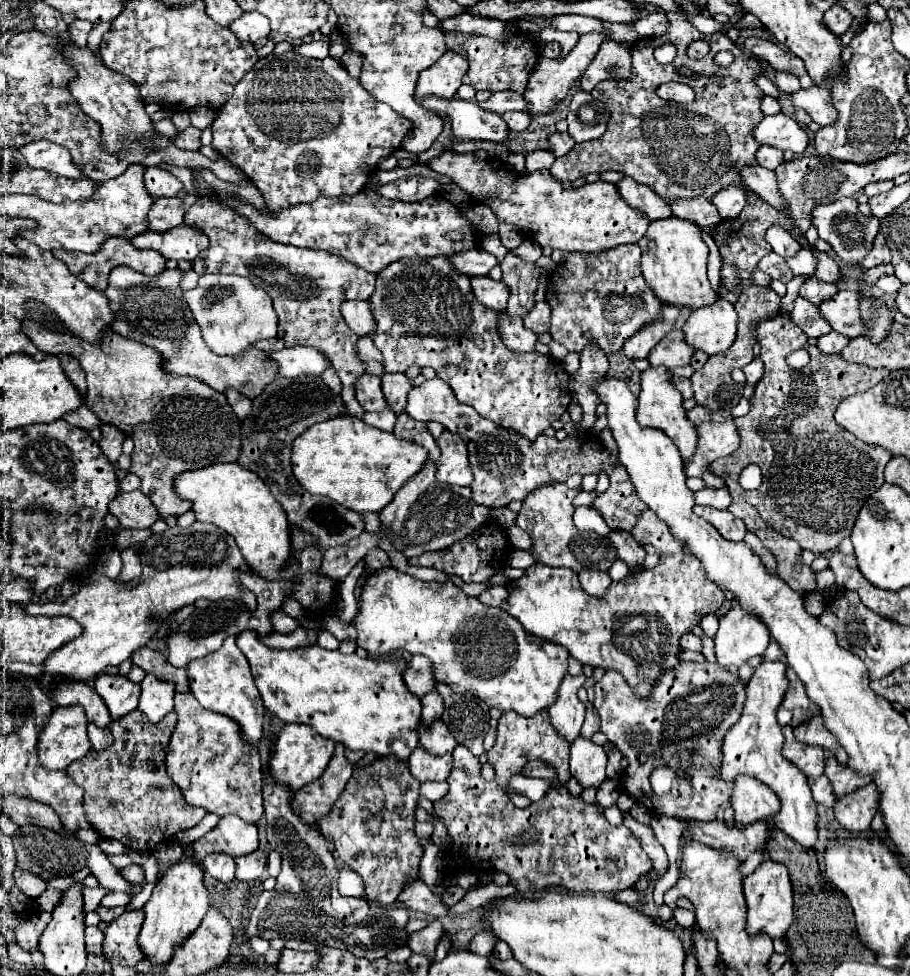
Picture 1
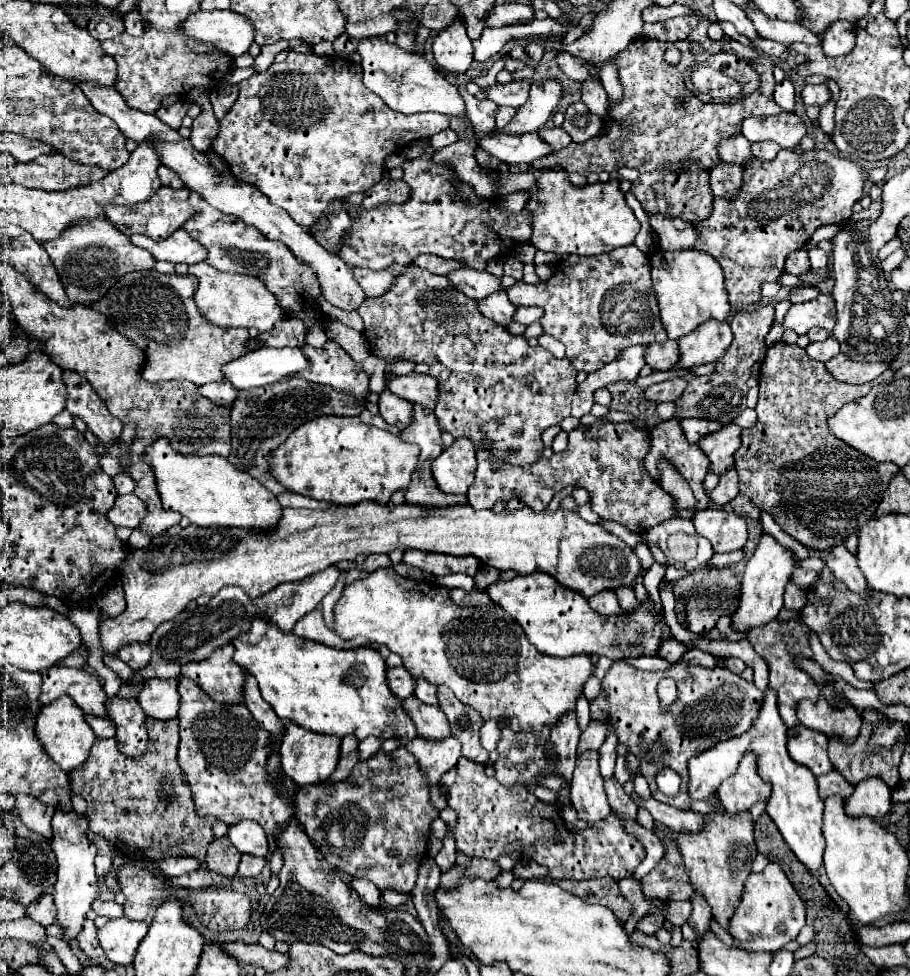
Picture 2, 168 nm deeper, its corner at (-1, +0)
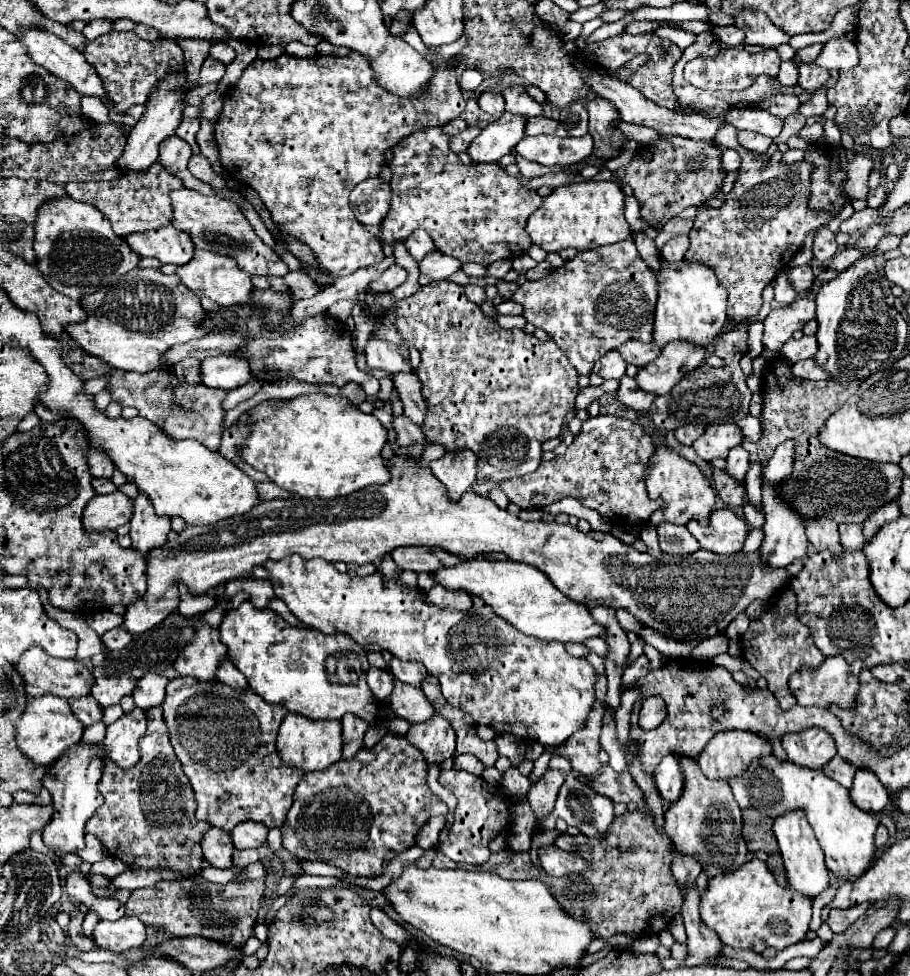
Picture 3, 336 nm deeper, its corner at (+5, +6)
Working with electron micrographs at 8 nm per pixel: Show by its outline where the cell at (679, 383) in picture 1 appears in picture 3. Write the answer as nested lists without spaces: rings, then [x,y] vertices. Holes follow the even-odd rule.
[[[629,376],[621,378],[619,388],[615,390],[615,400],[617,402],[621,402],[627,408],[639,410],[639,412],[647,412],[649,406],[651,406],[651,402],[653,402],[653,398],[655,398],[653,394],[645,394],[643,390],[639,390],[637,384],[635,384],[635,380],[629,378]]]

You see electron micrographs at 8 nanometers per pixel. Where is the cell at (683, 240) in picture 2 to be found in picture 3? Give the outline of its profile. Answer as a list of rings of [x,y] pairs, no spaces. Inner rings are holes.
[[[677,236],[677,238],[673,238],[671,242],[667,242],[663,246],[661,256],[667,262],[681,262],[685,252],[687,252],[687,248],[689,248],[689,238],[687,236]]]

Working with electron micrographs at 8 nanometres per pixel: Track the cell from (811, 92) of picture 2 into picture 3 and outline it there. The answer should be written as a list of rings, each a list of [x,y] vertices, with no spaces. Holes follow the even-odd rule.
[[[801,64],[799,66],[799,86],[803,86],[809,92],[823,88],[829,78],[831,78],[829,72],[821,66],[815,66],[815,64]]]

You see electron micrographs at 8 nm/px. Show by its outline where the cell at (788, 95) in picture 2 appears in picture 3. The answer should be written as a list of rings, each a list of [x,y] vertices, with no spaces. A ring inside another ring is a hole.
[[[791,58],[791,60],[781,62],[781,70],[779,70],[777,80],[779,80],[783,86],[795,86],[795,84],[797,84],[797,74],[799,74],[797,62]]]

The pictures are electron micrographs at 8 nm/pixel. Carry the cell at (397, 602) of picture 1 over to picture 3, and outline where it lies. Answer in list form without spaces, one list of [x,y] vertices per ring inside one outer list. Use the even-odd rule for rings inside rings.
[[[301,556],[283,558],[281,562],[265,562],[273,592],[289,610],[309,628],[325,634],[341,632],[357,644],[377,644],[389,650],[399,660],[415,660],[425,664],[427,672],[441,682],[441,692],[447,702],[473,716],[477,724],[491,726],[497,732],[511,732],[523,740],[535,740],[543,746],[563,744],[571,734],[585,726],[589,710],[595,704],[595,670],[583,658],[573,658],[561,642],[541,642],[529,638],[493,614],[489,606],[471,612],[449,612],[425,602],[423,592],[401,586],[399,580],[385,582],[379,572],[365,578],[351,578],[333,568],[321,558],[303,560]],[[461,668],[479,668],[477,674],[461,672]]]

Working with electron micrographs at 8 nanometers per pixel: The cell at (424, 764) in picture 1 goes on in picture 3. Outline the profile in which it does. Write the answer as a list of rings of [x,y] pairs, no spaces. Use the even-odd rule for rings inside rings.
[[[437,712],[433,714],[433,718],[429,718],[429,722],[421,722],[417,726],[411,724],[407,740],[423,752],[429,764],[455,754],[455,730]]]

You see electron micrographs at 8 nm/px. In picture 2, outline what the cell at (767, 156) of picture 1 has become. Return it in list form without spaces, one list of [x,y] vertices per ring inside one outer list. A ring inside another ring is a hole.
[[[763,142],[763,144],[751,144],[751,152],[755,158],[759,160],[775,160],[775,156],[779,154],[779,144],[775,142]]]

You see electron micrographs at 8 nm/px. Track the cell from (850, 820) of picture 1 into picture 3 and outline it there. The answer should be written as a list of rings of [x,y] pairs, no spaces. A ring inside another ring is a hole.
[[[857,770],[853,788],[851,788],[851,798],[857,808],[861,808],[863,812],[869,812],[869,814],[881,812],[885,808],[885,804],[889,802],[887,790],[881,786],[879,778],[875,778],[873,772],[869,772],[869,770]]]

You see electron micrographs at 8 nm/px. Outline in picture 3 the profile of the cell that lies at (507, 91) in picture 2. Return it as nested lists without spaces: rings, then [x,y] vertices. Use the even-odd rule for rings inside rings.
[[[511,86],[511,88],[503,90],[503,98],[505,98],[505,110],[511,114],[543,116],[543,106],[539,102],[535,102],[527,94],[527,90],[521,86]]]

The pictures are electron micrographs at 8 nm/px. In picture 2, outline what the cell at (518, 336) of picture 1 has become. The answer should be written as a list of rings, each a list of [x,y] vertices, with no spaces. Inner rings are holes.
[[[497,292],[497,294],[491,294],[489,298],[485,300],[479,300],[479,312],[487,318],[491,318],[493,322],[497,322],[499,326],[507,328],[511,322],[513,322],[513,314],[515,314],[515,304],[509,302],[507,294],[505,292]]]

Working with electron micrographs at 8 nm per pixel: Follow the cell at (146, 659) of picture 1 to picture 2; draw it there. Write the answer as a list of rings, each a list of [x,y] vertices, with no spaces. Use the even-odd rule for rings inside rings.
[[[129,644],[127,648],[119,650],[119,658],[137,672],[139,668],[145,668],[149,664],[151,648],[149,648],[149,644]]]

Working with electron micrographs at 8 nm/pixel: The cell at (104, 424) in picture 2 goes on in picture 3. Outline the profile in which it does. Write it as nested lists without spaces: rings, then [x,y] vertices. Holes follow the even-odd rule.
[[[91,450],[89,452],[89,472],[93,474],[93,478],[111,478],[113,472],[115,472],[115,468],[109,462],[109,458],[107,458],[105,452]]]

